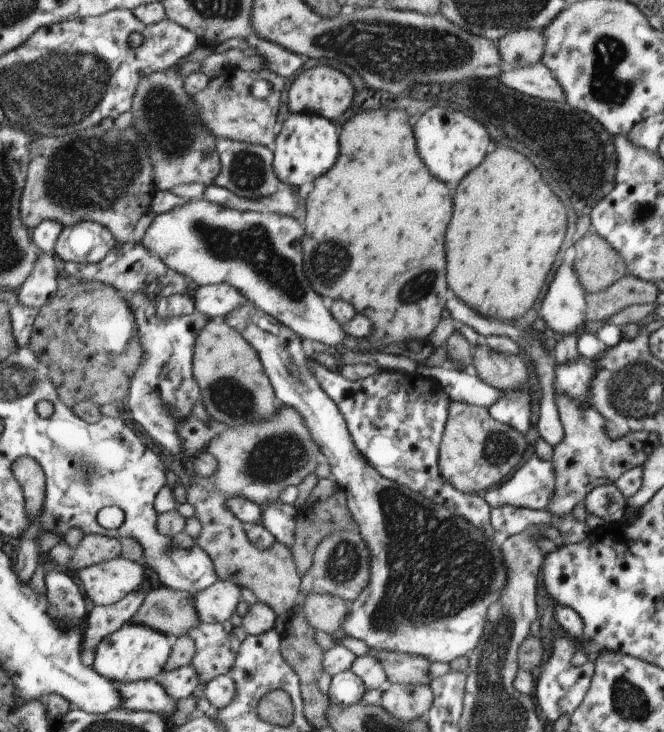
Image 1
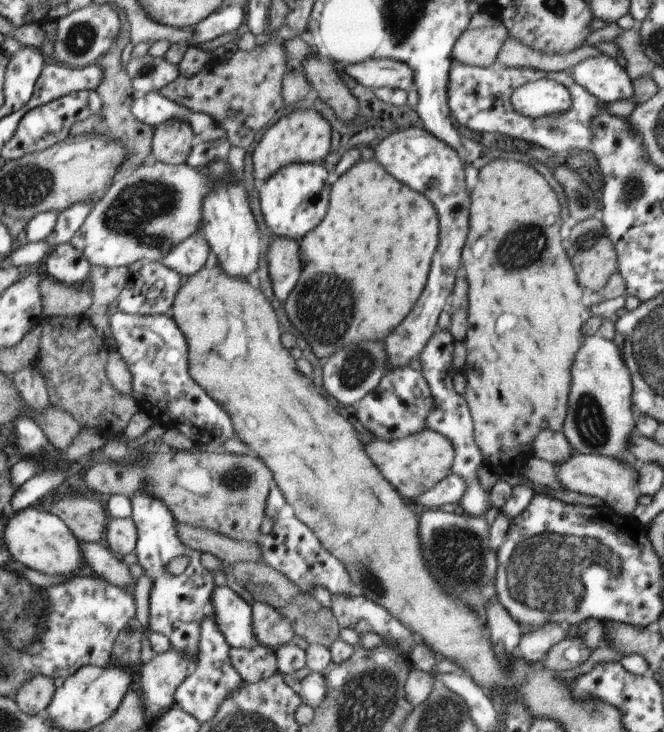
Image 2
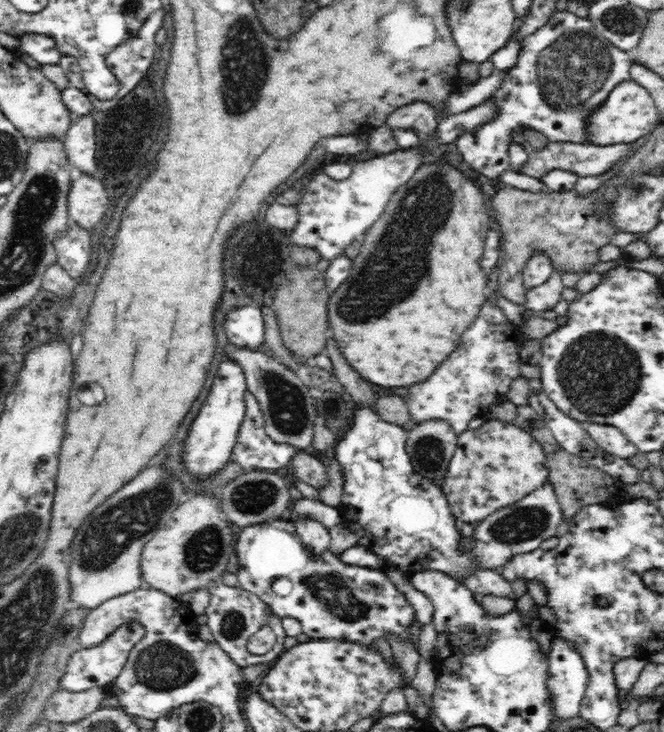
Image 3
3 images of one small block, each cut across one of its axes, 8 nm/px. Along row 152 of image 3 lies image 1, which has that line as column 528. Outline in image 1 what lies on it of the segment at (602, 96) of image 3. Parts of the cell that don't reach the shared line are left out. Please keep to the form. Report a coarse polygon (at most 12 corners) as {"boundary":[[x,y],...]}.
{"boundary":[[533,452],[499,488],[482,494],[504,505],[546,510],[556,494],[556,466]]}

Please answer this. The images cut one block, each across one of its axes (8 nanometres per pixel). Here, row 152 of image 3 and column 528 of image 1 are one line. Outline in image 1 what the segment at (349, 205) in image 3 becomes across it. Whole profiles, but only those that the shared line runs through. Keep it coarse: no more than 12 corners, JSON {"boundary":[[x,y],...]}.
{"boundary":[[508,390],[489,407],[491,417],[526,436],[528,390]]}

